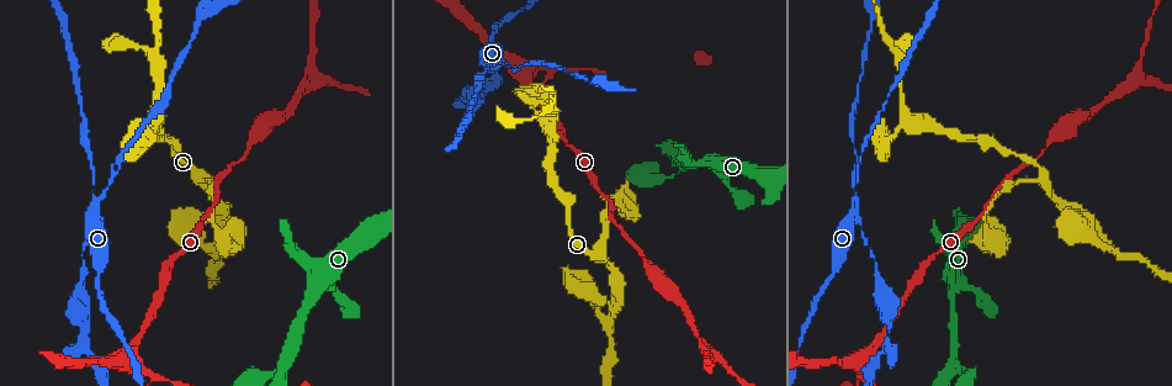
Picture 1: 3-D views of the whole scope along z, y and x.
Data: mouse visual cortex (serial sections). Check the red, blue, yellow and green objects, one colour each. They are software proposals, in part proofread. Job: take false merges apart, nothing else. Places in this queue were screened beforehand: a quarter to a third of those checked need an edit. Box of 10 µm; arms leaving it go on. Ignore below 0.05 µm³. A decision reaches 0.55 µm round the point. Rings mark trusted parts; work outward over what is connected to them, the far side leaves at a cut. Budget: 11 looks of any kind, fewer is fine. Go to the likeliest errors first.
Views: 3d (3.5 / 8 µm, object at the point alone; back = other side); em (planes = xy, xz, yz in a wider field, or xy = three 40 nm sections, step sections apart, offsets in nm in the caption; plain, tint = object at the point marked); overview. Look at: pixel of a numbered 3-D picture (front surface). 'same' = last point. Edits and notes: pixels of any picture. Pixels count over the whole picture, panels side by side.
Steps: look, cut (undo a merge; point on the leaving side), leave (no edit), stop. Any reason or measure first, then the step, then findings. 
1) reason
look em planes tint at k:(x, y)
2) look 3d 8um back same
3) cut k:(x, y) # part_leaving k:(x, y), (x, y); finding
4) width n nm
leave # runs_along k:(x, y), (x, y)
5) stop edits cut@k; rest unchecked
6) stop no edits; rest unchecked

sharp bend
look 3d 3.5um at 1:(214, 243)

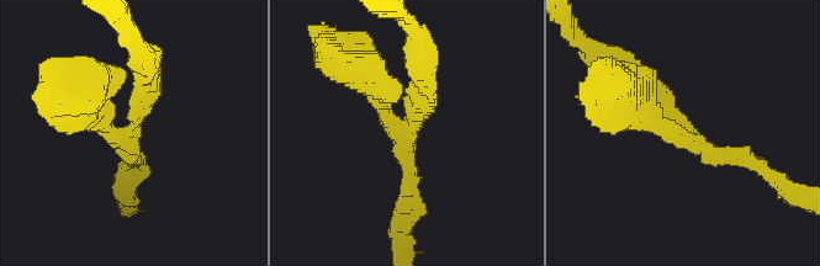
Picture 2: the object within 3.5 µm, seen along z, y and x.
need the tissue
look em xy step 1 plain at 2:(132, 128)

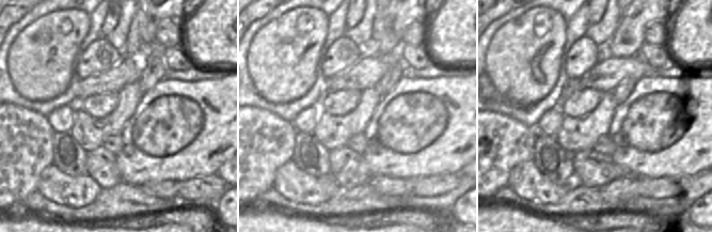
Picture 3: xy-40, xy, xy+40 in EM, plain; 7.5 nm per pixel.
where the object lies
look em xy step 1 tint same

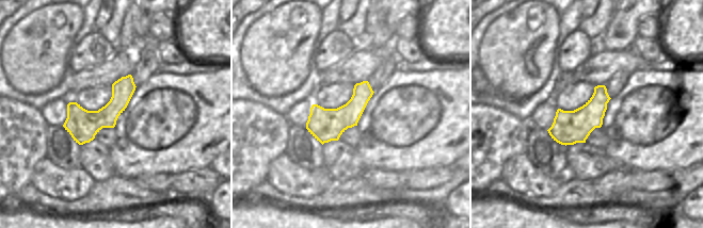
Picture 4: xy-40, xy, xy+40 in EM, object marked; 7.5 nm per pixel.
width 260 nm
leave # runs_along 2:(147, 69), (131, 129), (85, 111); continuous, no second cell

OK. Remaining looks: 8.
thin neck
look 3d 8um at 1:(855, 192)

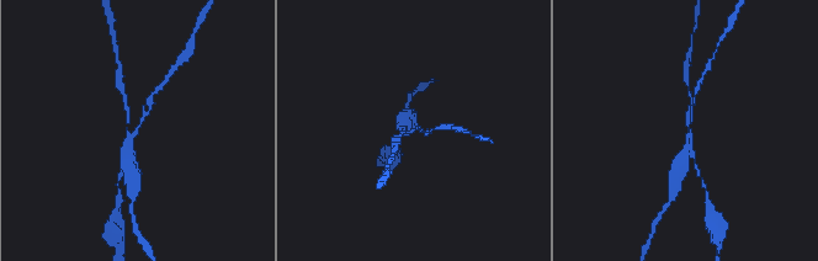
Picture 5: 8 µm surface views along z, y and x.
closer look
look 3d 3.5um same

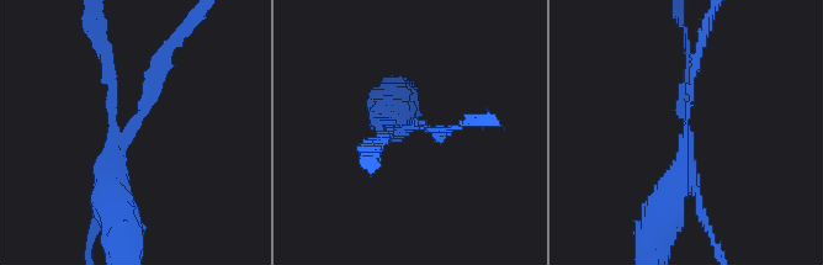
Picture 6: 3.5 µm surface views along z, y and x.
look em xy step 3 tint at 6:(686, 125)

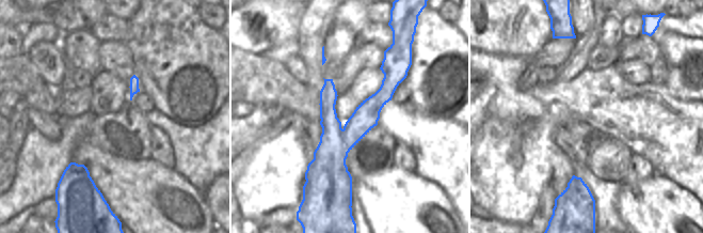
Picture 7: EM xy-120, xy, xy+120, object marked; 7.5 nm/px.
arm_widths 150, 350 nm
cut 6:(148, 95) # part_leaving 6:(696, 189), (699, 211), (715, 245); a second cell is stuck on

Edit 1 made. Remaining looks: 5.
arms run side by side
look 3d 3.5um at 1:(298, 91)

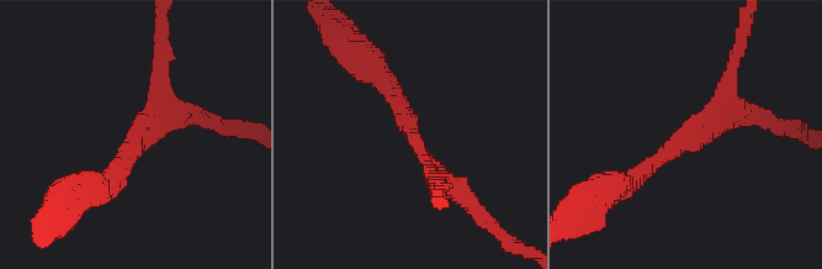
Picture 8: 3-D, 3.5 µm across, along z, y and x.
need the tissue
look em xy step 5 tint at 8:(414, 138)

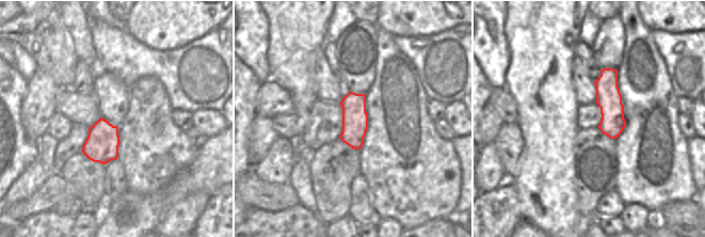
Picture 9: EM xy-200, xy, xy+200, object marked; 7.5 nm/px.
cut it another way
look em planes tint same

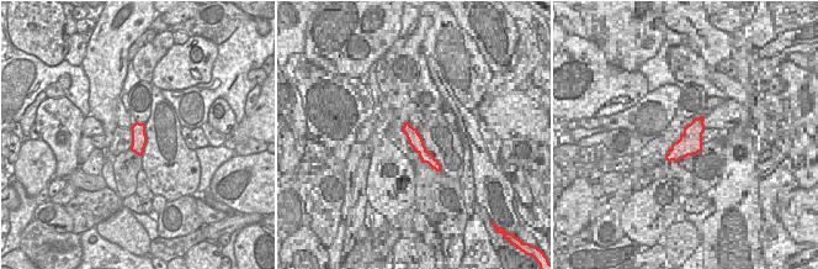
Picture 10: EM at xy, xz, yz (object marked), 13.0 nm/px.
width 190 nm
leave # runs_along 8:(380, 80), (462, 194); one cell here

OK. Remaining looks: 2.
three-way junction
look 3d 8um at 1:(286, 364)

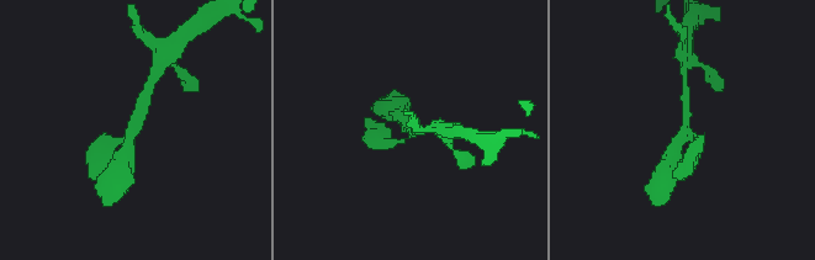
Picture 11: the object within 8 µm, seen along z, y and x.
closer look
look 3d 3.5um same

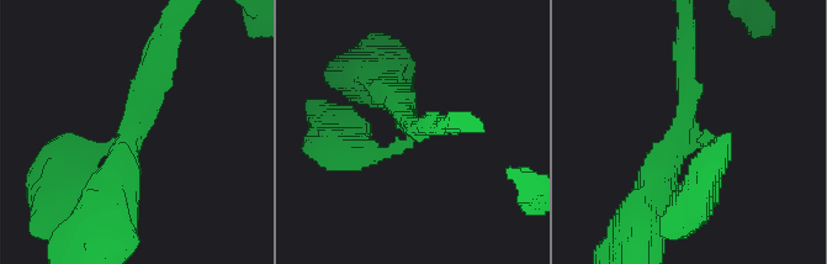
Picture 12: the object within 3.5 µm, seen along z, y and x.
arm_widths 200, 300, 400 nm
leave # runs_along 12:(157, 49), (138, 133), (78, 168); one cell here

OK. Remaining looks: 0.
stop edits cut@6; rest unchecked

